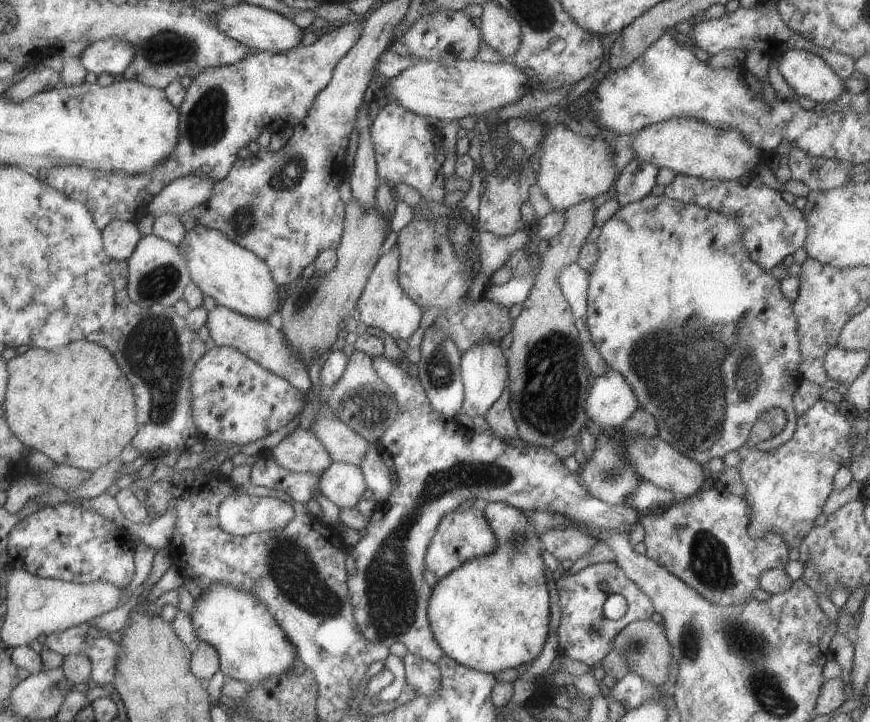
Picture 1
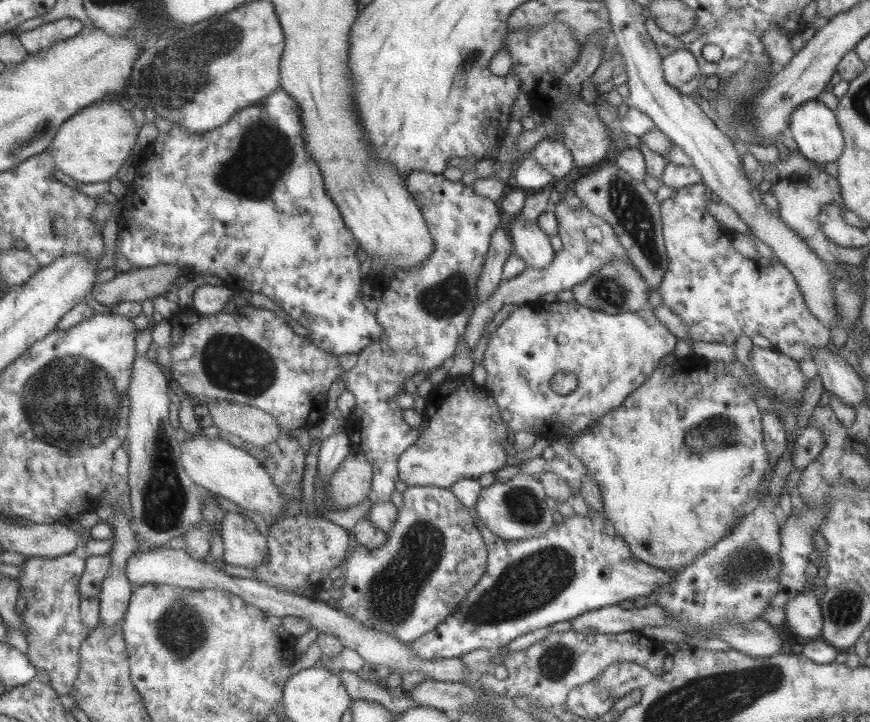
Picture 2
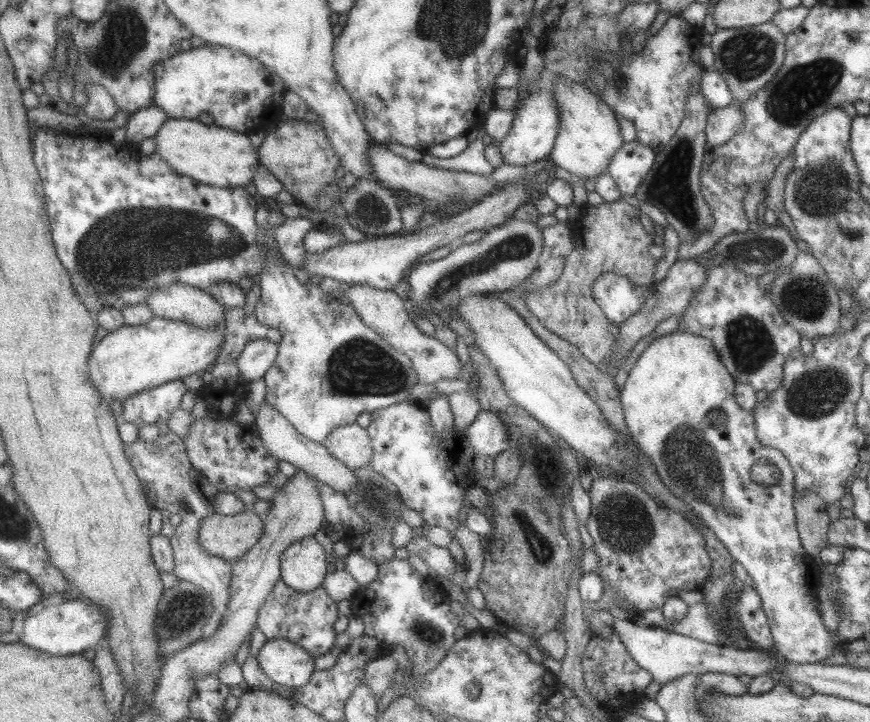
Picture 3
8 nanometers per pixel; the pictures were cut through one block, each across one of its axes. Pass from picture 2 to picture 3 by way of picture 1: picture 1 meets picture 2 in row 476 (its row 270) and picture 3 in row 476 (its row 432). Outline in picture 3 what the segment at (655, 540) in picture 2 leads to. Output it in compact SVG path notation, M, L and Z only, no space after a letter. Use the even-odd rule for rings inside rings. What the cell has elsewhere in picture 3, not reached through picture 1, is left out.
M675 330L671 334L662 335L654 339L644 352L638 357L636 364L630 370L629 378L621 390L621 403L627 427L629 428L631 438L641 446L642 452L651 458L653 465L656 467L662 482L677 497L686 502L689 508L702 520L714 534L718 540L730 551L733 559L740 562L748 571L748 576L754 582L753 587L760 595L763 609L768 617L768 624L773 636L774 653L789 662L796 664L818 663L832 655L832 648L838 645L836 636L824 626L820 613L817 609L817 596L820 586L821 575L820 567L815 559L805 554L803 544L797 529L797 521L795 518L795 488L794 488L794 471L790 466L789 460L783 454L772 446L764 446L760 444L756 434L755 416L751 411L744 410L735 397L736 381L730 375L730 372L724 367L724 363L720 360L716 347L706 337L685 331Z

